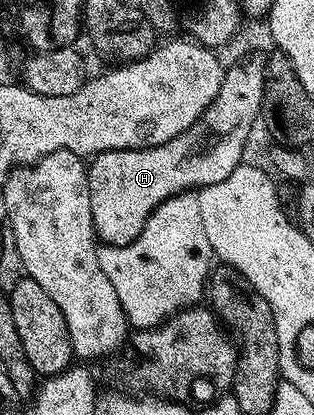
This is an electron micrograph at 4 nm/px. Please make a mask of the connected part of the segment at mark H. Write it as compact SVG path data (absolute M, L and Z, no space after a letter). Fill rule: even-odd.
M249 56L234 66L226 69L219 92L211 104L179 136L167 140L161 146L144 146L142 150L108 150L96 155L88 163L89 195L91 196L91 220L93 230L98 239L106 246L126 246L131 244L143 232L151 212L168 198L177 194L196 191L203 186L219 184L219 180L227 180L237 166L242 165L244 145L247 144L247 134L251 132L254 121L262 117L261 105L265 95L265 64L264 61Z

